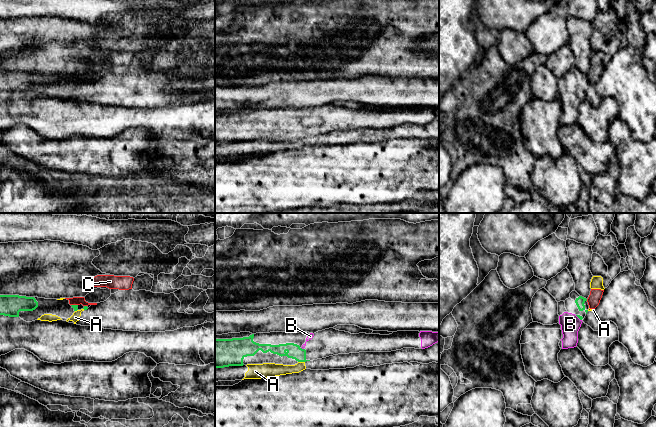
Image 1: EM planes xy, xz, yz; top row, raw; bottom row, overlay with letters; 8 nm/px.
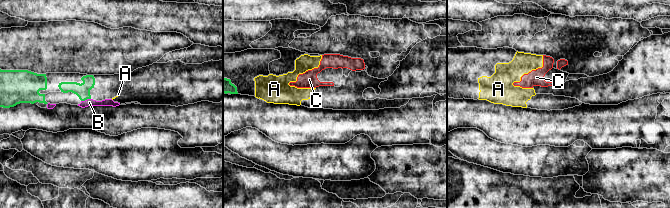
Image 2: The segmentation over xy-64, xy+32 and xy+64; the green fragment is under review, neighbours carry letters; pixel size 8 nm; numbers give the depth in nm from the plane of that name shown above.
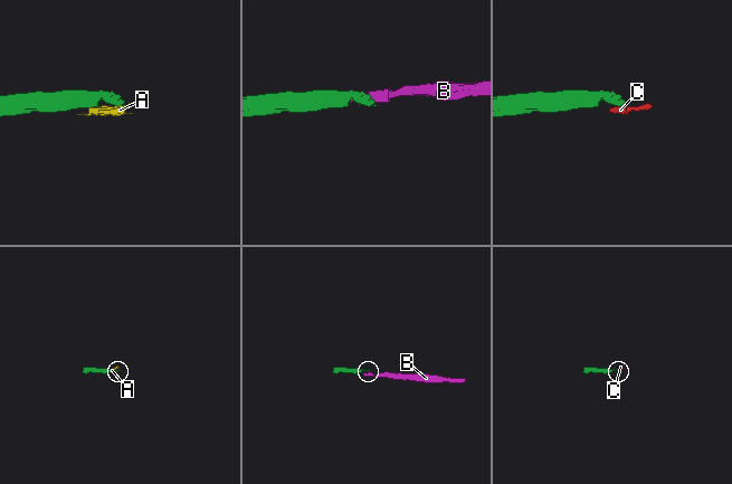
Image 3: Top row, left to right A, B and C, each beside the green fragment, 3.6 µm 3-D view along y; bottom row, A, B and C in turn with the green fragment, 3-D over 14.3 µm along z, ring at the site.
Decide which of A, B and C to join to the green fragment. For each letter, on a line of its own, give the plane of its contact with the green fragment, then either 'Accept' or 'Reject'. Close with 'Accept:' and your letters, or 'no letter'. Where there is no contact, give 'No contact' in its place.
A: Touches green in xz. Reject
B: Touches green in yz. Accept
C: Touches green in xy. Reject
Accept: B

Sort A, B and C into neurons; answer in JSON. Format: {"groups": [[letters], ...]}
{"groups": [["A", "C"], ["B"]]}

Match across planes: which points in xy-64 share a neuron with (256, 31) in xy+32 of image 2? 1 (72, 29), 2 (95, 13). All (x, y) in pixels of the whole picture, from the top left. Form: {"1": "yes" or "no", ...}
{"1": "yes", "2": "no"}

